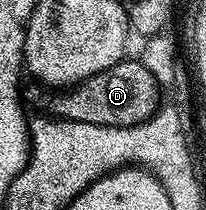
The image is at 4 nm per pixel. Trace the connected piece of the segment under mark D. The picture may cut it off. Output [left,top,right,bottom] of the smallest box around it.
[48,57,163,127]

